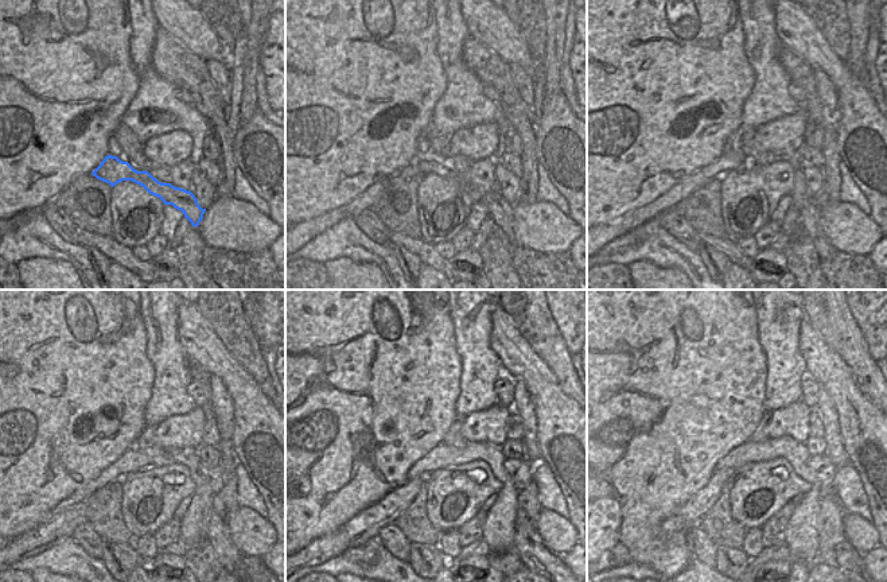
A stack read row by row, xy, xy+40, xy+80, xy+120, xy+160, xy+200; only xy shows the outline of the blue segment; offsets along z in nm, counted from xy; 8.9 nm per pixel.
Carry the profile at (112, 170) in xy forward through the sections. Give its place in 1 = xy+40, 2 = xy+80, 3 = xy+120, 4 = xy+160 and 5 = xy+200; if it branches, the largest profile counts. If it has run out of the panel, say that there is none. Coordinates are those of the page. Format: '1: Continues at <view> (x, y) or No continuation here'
1: Continues at xy+40 (501, 212)
2: Continues at xy+80 (809, 216)
3: Continues at xy+120 (216, 530)
4: Continues at xy+160 (552, 563)
5: Continues at xy+200 (851, 563)

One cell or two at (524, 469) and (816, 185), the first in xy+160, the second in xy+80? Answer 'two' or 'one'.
one

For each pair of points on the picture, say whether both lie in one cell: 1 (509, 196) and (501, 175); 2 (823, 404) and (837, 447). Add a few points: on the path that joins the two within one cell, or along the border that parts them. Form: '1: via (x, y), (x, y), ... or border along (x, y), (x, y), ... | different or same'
1: via (508, 190), (505, 181) | same
2: via (829, 415), (832, 437) | same

